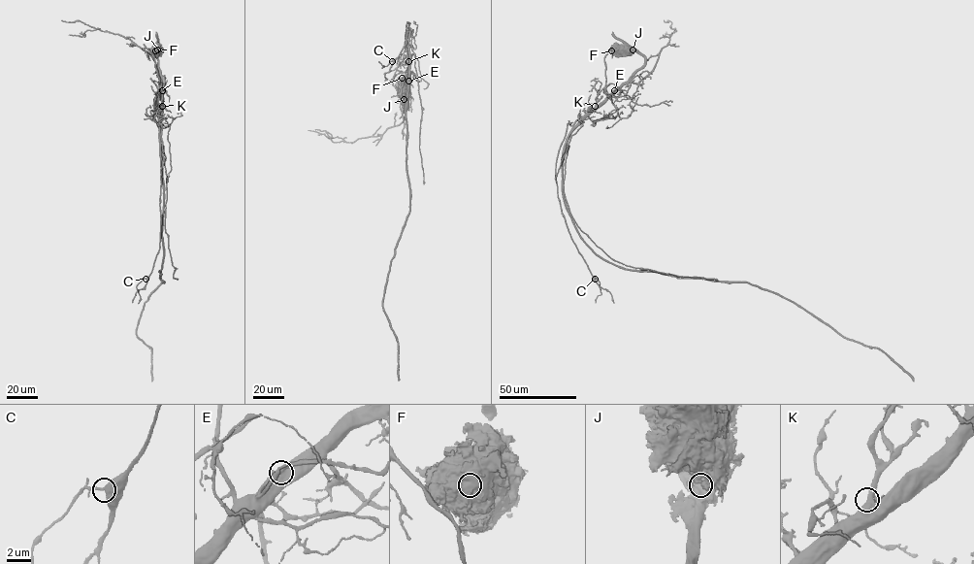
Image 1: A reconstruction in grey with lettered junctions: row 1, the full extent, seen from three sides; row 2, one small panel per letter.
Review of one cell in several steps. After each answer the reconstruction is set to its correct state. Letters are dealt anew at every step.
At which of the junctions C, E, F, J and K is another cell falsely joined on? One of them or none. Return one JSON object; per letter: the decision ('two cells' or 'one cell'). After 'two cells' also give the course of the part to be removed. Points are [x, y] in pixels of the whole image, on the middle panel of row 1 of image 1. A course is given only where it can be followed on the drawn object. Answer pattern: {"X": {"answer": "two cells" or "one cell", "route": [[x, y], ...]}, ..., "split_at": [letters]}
{"C": {"answer": "one cell"}, "E": {"answer": "one cell"}, "F": {"answer": "one cell"}, "J": {"answer": "two cells", "route": [[405, 99], [398, 77]]}, "K": {"answer": "one cell"}, "split_at": ["J"]}

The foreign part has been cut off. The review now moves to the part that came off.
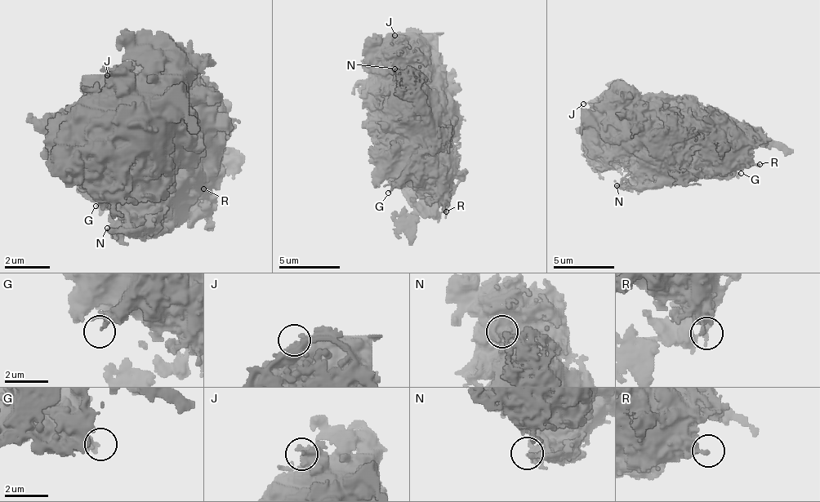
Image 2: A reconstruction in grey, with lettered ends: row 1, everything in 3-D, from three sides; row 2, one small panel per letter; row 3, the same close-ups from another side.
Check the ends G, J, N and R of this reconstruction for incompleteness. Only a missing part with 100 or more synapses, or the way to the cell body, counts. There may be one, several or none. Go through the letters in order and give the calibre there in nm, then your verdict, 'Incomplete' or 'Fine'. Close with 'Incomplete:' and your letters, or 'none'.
G: Thickness 240 nm. Fine
J: Thickness 300 nm. Fine
N: Thickness 170 nm. Fine
R: Thickness 240 nm. Incomplete
Incomplete: R

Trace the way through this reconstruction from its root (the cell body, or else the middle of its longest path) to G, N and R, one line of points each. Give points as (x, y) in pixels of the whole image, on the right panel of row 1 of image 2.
G: (668, 127), (671, 122), (677, 122), (714, 157), (723, 157), (741, 173)
N: (668, 127), (671, 122), (652, 143), (652, 148), (647, 155), (643, 164), (622, 185), (617, 185)
R: (668, 127), (671, 122), (714, 122), (756, 164), (759, 164)

